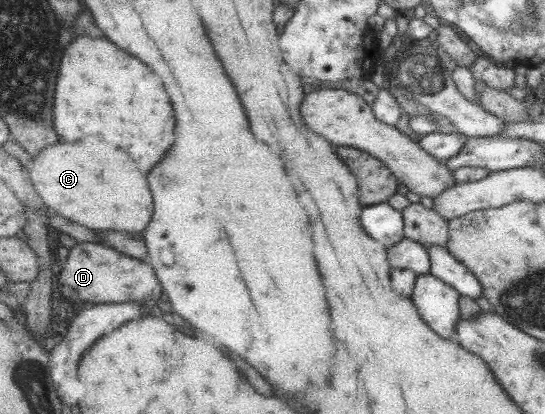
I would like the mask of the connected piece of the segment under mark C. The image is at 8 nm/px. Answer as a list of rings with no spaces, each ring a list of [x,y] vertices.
[[[83,136],[77,142],[57,142],[43,147],[32,157],[28,177],[32,187],[47,209],[71,222],[91,230],[114,230],[140,233],[153,213],[151,194],[145,176],[139,174],[133,160],[113,144],[103,142],[99,136]]]

